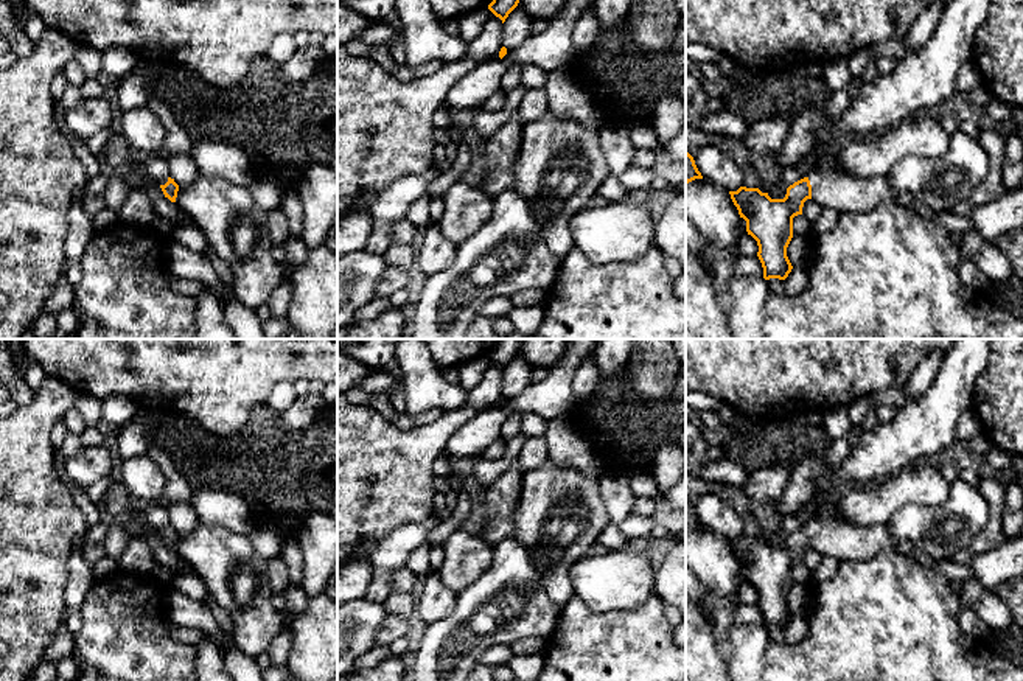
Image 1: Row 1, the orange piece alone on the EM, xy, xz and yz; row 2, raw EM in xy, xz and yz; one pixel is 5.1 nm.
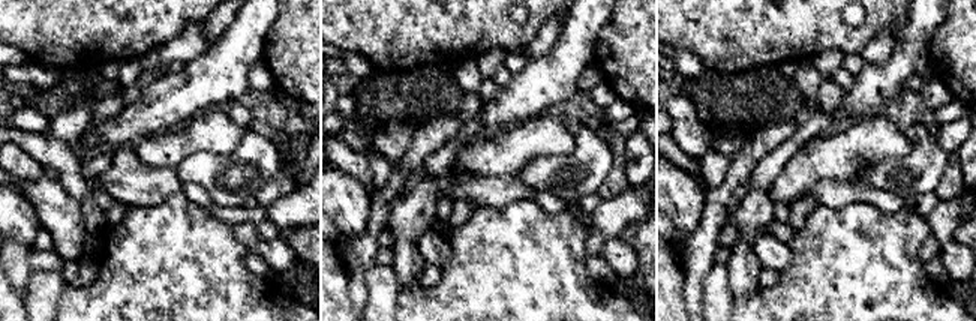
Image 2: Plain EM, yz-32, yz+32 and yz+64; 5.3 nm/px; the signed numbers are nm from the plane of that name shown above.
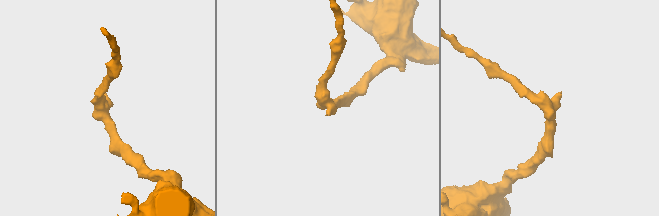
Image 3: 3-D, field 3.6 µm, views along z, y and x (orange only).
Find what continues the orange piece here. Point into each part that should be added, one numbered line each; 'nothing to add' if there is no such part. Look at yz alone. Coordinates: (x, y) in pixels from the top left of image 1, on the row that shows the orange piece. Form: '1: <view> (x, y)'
1: yz (830, 185)

